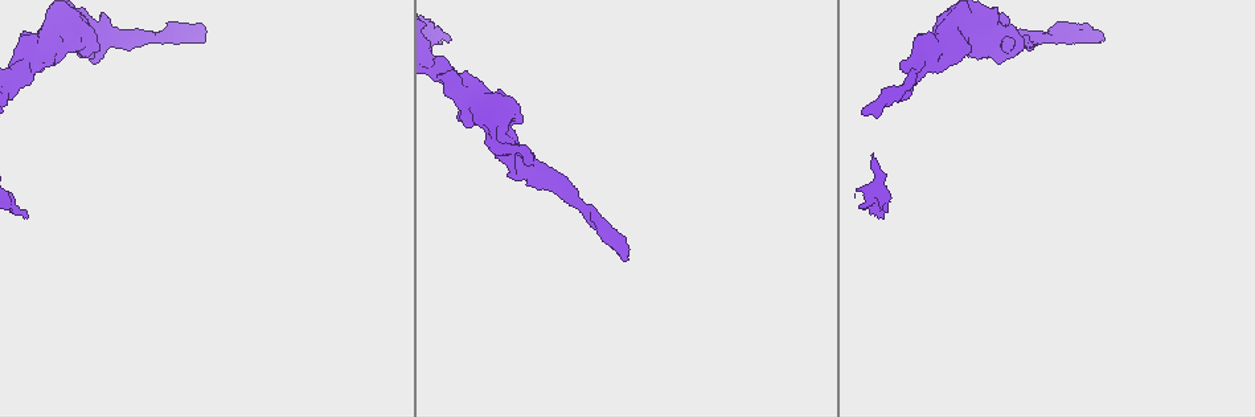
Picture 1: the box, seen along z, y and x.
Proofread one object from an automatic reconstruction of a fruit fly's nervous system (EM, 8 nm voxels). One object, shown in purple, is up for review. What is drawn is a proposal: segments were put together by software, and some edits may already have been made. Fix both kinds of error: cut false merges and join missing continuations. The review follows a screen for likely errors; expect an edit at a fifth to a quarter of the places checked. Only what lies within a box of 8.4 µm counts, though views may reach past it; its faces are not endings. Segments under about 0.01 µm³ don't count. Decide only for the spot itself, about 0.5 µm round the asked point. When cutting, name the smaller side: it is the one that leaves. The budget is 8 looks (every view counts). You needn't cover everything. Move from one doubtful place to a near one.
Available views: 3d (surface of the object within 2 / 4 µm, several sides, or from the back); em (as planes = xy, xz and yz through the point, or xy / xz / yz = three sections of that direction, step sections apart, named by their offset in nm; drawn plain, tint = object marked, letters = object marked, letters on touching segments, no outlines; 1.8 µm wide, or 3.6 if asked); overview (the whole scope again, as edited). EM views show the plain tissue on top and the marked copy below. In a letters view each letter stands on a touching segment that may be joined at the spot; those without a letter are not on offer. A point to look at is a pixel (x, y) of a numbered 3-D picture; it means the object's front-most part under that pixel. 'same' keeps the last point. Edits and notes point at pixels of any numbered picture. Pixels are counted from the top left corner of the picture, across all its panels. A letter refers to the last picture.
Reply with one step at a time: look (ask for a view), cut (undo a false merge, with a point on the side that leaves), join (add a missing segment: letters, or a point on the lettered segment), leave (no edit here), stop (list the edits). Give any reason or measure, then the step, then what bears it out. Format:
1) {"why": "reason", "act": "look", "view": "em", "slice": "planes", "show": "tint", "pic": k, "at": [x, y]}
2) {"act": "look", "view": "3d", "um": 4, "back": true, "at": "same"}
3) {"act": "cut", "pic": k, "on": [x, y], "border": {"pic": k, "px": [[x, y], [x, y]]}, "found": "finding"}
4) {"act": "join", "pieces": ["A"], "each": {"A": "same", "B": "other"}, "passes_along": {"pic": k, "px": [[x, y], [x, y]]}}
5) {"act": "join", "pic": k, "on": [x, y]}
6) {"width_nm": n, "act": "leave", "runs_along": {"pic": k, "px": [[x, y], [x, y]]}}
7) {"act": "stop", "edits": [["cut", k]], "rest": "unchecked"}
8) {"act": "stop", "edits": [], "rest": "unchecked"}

{"why": "free end", "act": "look", "view": "em", "um": 3.6, "slice": "xz", "step": 16, "show": "letters", "pic": 1, "at": [25, 217]}

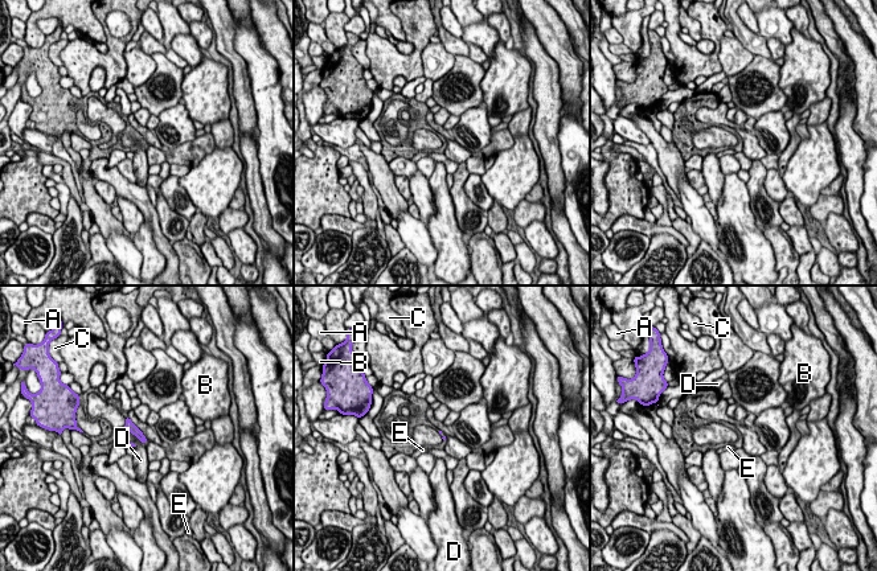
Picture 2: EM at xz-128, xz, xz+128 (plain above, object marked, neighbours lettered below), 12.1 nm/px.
{"act": "leave", "each": {"A": "other", "B": "other", "C": "other", "D": "other", "E": "other"}, "border": {"pic": 2, "px": [[130, 418], [148, 439]]}, "found": "none of them fits"}

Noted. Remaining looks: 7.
{"why": "branch stops here", "act": "look", "view": "3d", "um": 2, "back": true, "pic": 1, "at": [1017, 42]}

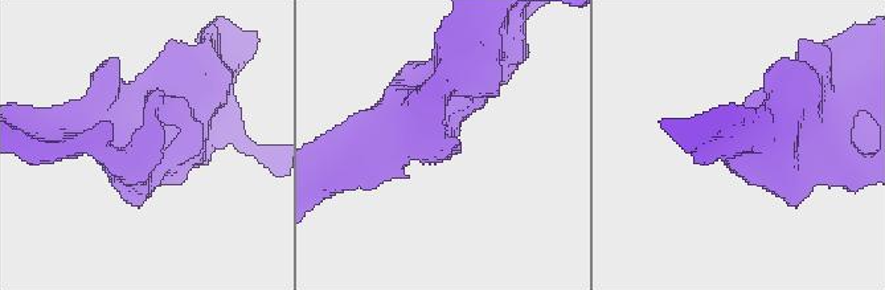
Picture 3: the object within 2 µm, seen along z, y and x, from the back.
{"why": "now the EM", "act": "look", "view": "em", "slice": "planes", "show": "letters", "pic": 3, "at": [164, 143]}

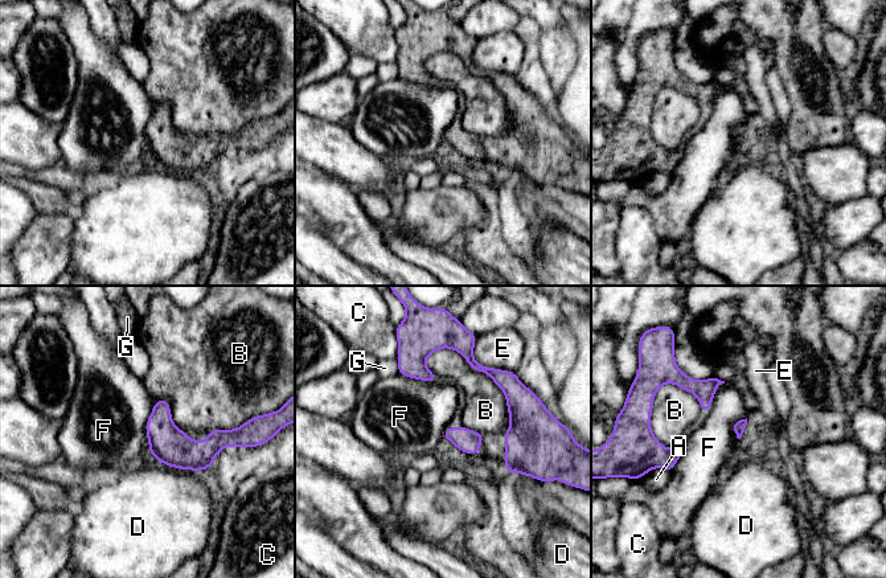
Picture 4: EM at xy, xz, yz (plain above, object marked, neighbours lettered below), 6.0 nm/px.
{"act": "leave", "each": {"A": "other", "B": "other", "C": "other", "D": "other", "E": "other", "F": "other", "G": "other"}, "found": "no lettered segment goes on from it"}

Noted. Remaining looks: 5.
{"why": "free end", "act": "look", "view": "3d", "um": 4, "pic": 1, "at": [204, 37]}

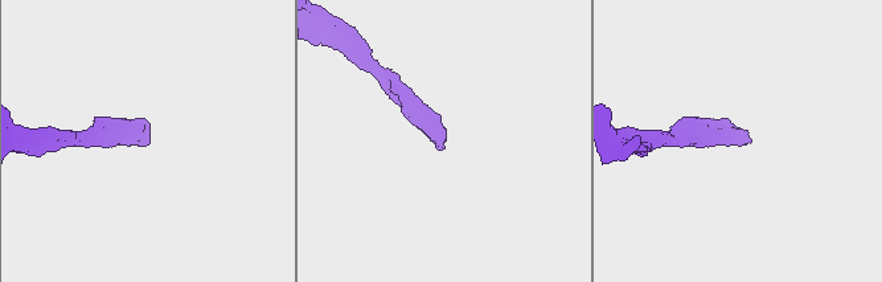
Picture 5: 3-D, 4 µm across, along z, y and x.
{"act": "look", "view": "em", "um": 3.6, "slice": "planes", "show": "letters", "pic": 5, "at": [748, 138]}

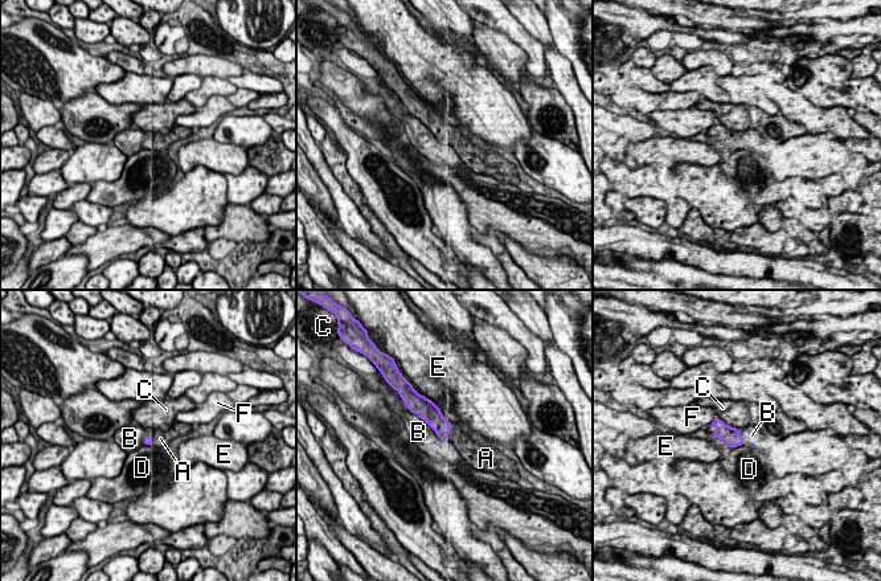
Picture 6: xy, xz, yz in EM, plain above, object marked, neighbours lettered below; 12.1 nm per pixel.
{"act": "join", "pieces": ["A"], "each": {"A": "same", "B": "other", "C": "other", "D": "other", "E": "other", "F": "other"}, "found": "it goes on there"}

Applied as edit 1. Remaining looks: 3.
{"act": "stop", "edits": [["join", 6]], "rest": "unchecked"}

